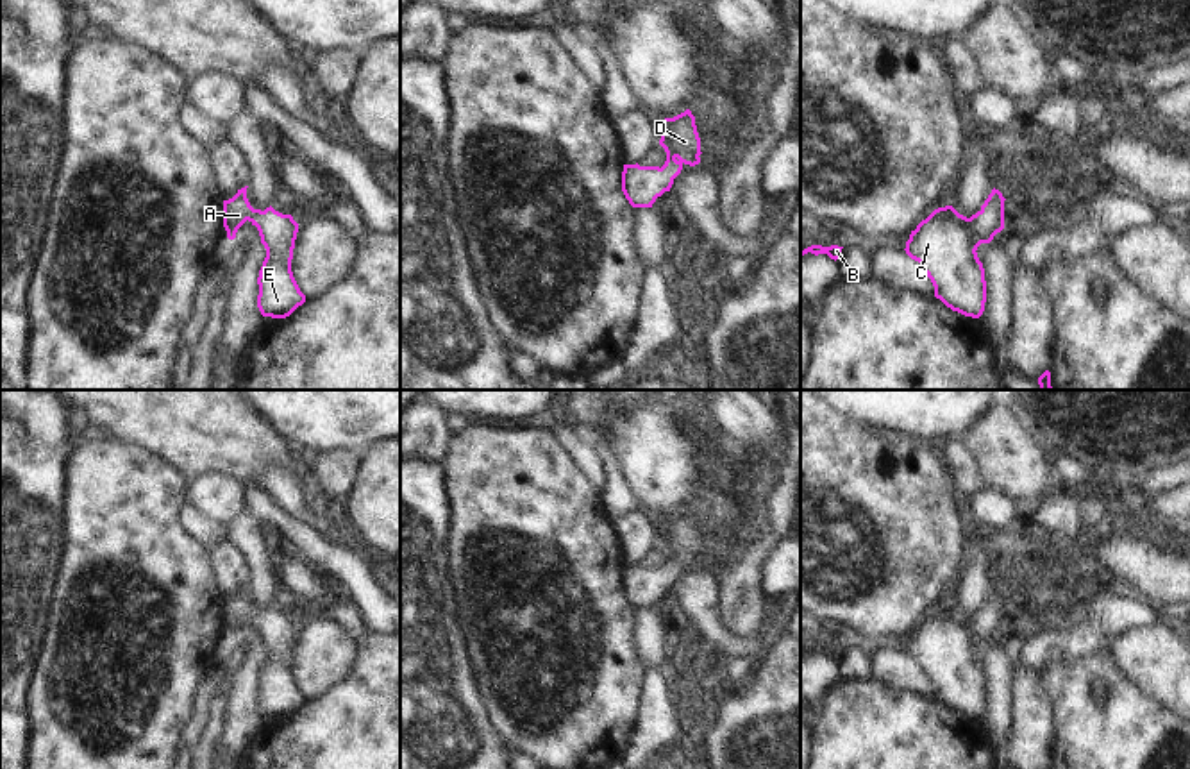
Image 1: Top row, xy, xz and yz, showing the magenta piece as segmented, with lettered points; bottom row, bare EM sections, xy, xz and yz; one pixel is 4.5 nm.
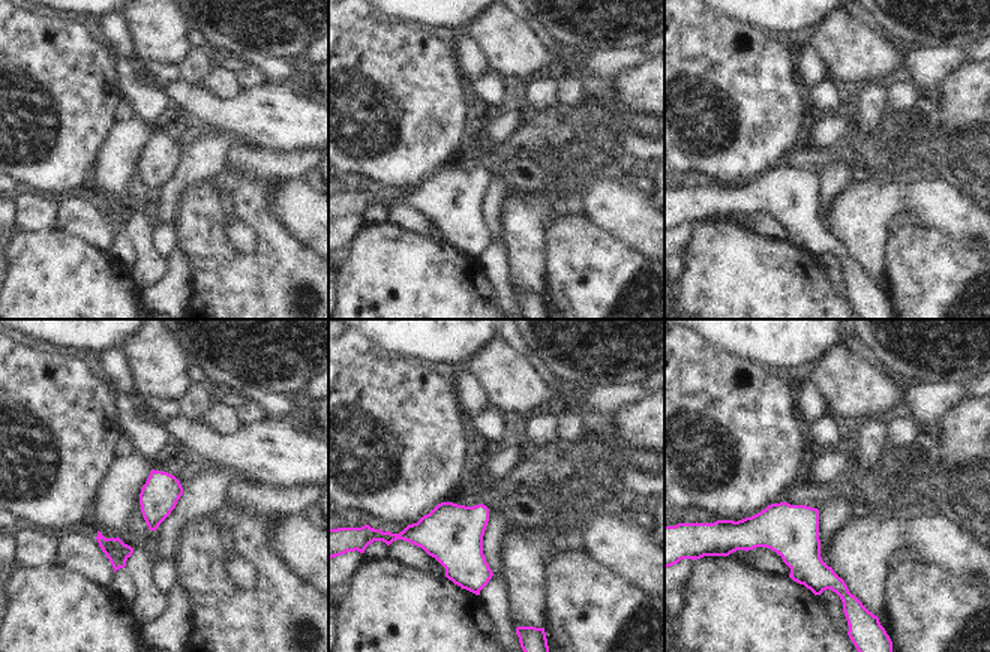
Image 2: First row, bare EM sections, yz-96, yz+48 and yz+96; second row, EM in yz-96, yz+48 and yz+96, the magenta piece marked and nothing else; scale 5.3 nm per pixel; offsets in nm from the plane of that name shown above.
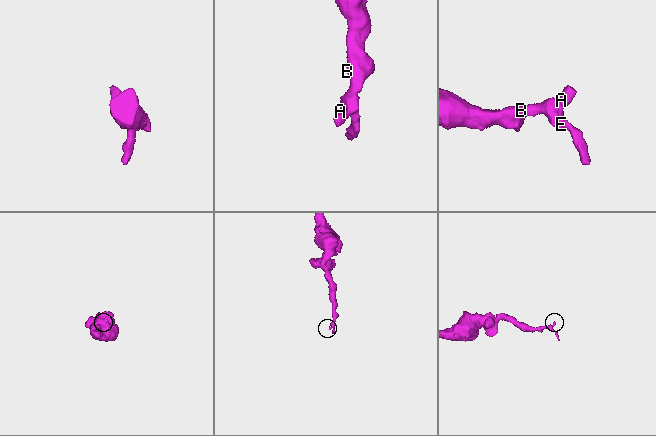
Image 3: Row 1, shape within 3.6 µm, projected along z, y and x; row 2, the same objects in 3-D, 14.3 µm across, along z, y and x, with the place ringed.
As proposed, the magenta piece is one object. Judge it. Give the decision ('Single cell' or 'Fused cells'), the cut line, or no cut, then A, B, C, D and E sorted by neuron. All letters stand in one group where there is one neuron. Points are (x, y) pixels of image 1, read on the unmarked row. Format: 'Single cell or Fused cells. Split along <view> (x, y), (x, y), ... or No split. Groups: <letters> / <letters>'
Single cell. No split. Groups: A B C D E.

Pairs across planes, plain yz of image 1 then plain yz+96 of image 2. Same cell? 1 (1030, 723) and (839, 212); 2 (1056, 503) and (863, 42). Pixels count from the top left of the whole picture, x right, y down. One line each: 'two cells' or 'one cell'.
1: one cell
2: two cells

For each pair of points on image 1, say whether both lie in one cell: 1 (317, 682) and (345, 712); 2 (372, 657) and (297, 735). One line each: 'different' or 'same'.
1: different
2: same

